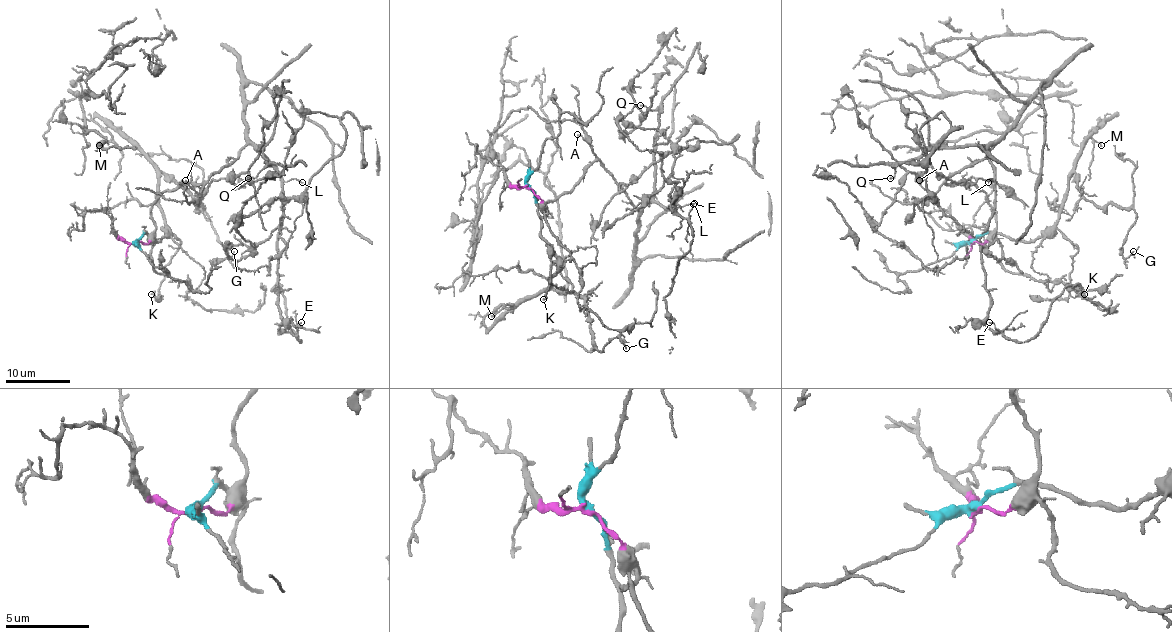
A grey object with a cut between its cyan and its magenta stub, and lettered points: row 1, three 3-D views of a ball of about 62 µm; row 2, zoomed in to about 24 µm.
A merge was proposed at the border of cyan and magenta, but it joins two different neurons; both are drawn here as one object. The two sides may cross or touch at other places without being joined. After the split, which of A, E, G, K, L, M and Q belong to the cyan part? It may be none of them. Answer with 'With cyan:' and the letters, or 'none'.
With cyan: G, K, M

